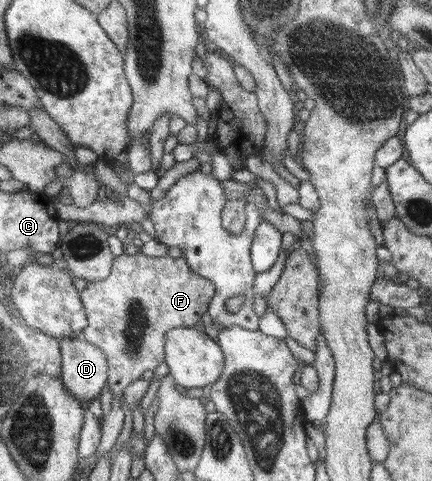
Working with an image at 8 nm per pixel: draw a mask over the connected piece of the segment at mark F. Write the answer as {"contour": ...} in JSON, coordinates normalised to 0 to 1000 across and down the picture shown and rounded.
{"contour":[[[324,524],[266,532],[255,570],[241,582],[204,586],[183,607],[204,667],[188,701],[245,738],[248,798],[262,823],[259,850],[234,871],[225,950],[250,944],[278,904],[287,857],[273,832],[292,802],[380,753],[384,692],[396,682],[435,682],[463,669],[495,609],[495,586],[454,570],[426,534],[384,530],[352,536]]]}

